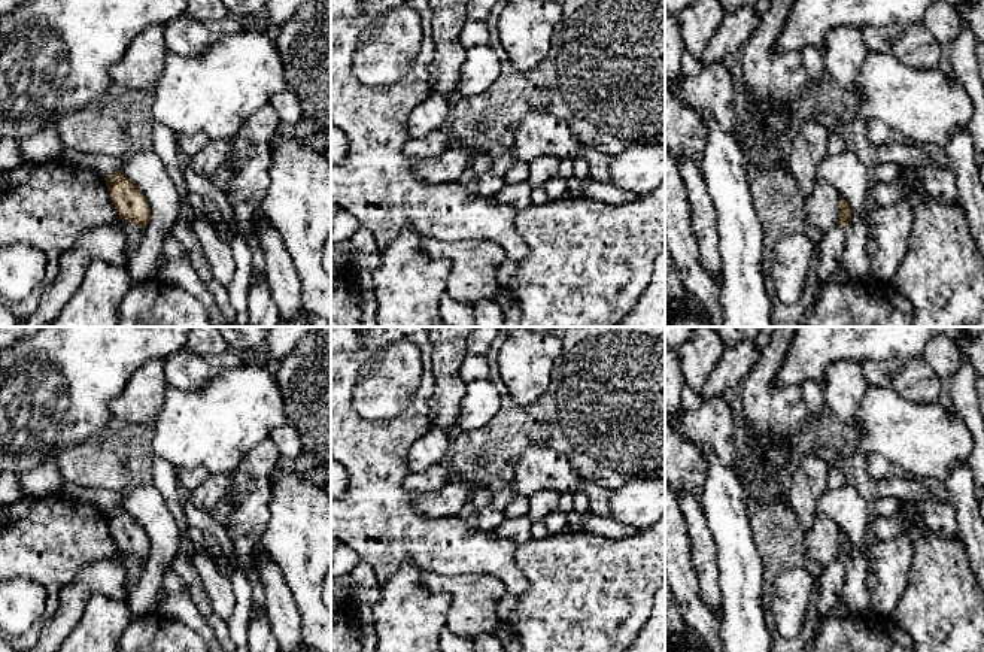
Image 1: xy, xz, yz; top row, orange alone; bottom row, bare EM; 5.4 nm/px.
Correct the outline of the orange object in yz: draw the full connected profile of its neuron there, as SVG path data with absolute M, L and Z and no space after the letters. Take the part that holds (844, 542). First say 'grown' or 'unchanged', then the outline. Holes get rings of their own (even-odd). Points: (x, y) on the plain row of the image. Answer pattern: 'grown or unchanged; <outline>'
grown; M839 530L839 546L841 546L841 554L838 559L823 567L823 573L820 577L821 595L819 604L816 606L819 615L817 631L820 628L821 621L829 616L829 612L841 600L841 594L844 588L844 577L847 567L845 562L851 551L851 542L841 530Z

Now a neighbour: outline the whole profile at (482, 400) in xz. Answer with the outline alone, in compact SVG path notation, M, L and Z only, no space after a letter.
M477 377L467 382L456 425L462 433L479 430L496 415L499 407L501 395L498 388L488 377Z

